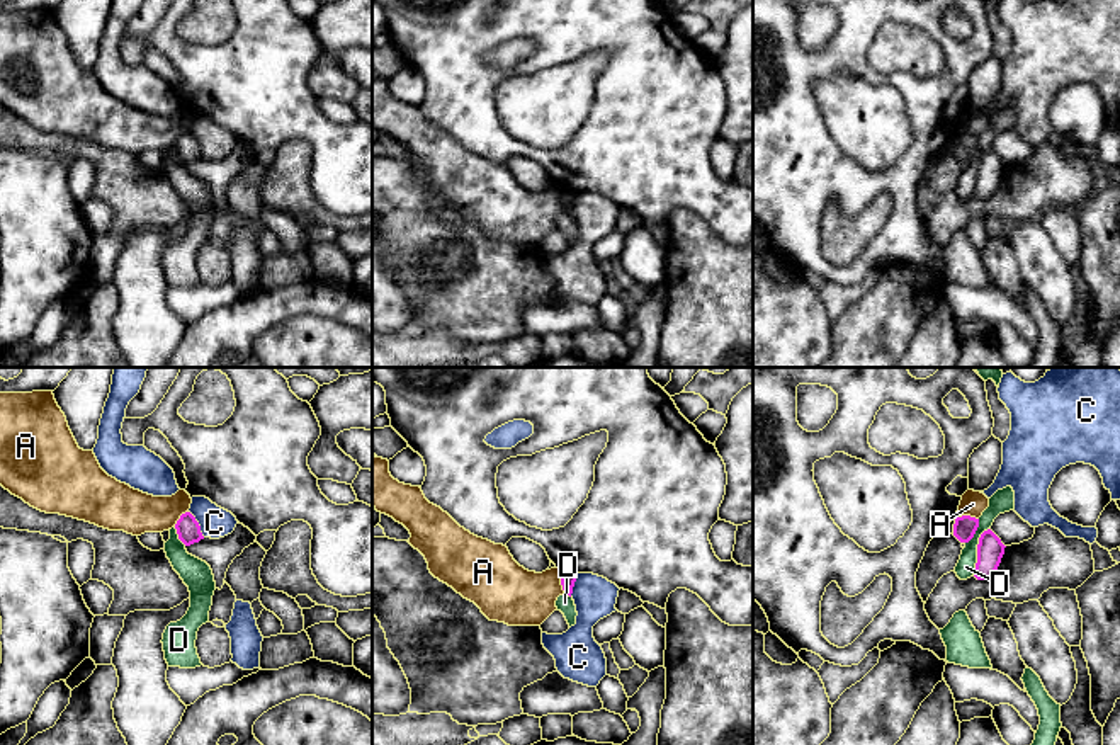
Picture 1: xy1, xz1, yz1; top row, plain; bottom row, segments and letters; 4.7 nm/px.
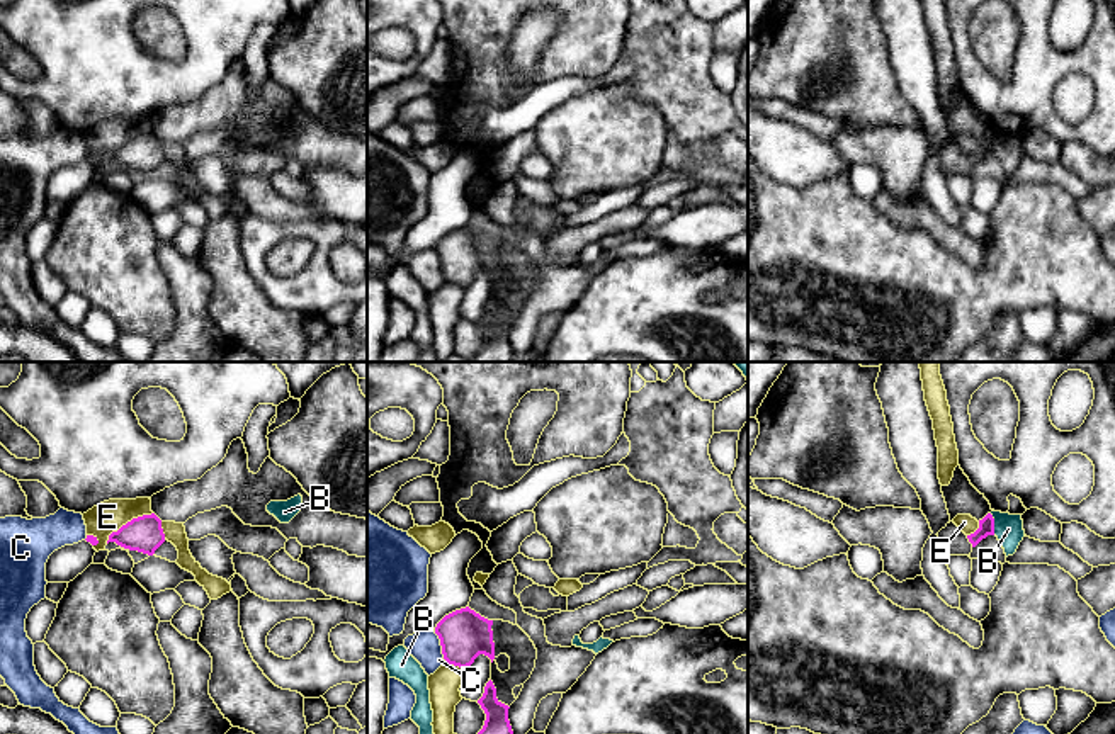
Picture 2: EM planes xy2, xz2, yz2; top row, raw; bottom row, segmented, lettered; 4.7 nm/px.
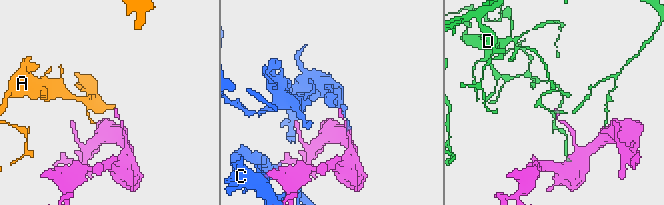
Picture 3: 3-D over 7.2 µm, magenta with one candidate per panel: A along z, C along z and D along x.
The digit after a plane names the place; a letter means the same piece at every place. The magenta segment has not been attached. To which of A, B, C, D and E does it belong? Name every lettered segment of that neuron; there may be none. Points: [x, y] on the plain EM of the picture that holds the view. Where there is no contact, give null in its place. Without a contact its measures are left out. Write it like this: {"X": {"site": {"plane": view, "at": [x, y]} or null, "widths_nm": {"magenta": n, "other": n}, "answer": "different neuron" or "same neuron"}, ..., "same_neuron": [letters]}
{"A": {"site": {"plane": "xz1", "at": [561, 201]}, "widths_nm": {"magenta": 70, "other": 280}, "answer": "different neuron"}, "B": {"site": {"plane": "yz2", "at": [993, 143]}, "widths_nm": {"magenta": 80, "other": 140}, "answer": "different neuron"}, "C": {"site": {"plane": "xz2", "at": [441, 264]}, "widths_nm": {"magenta": 240, "other": 150}, "answer": "different neuron"}, "D": {"site": {"plane": "yz1", "at": [978, 169]}, "widths_nm": {"magenta": 130, "other": 100}, "answer": "different neuron"}, "E": {"site": {"plane": "xy2", "at": [128, 141]}, "widths_nm": {"magenta": 170, "other": 150}, "answer": "different neuron"}, "same_neuron": []}

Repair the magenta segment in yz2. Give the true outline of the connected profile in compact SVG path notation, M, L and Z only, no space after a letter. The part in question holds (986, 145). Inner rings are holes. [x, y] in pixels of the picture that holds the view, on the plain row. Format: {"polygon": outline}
{"polygon": "M988 133L979 139L979 148L965 155L954 141L947 143L938 153L945 175L971 175L972 168L988 155L994 155L994 138Z"}

